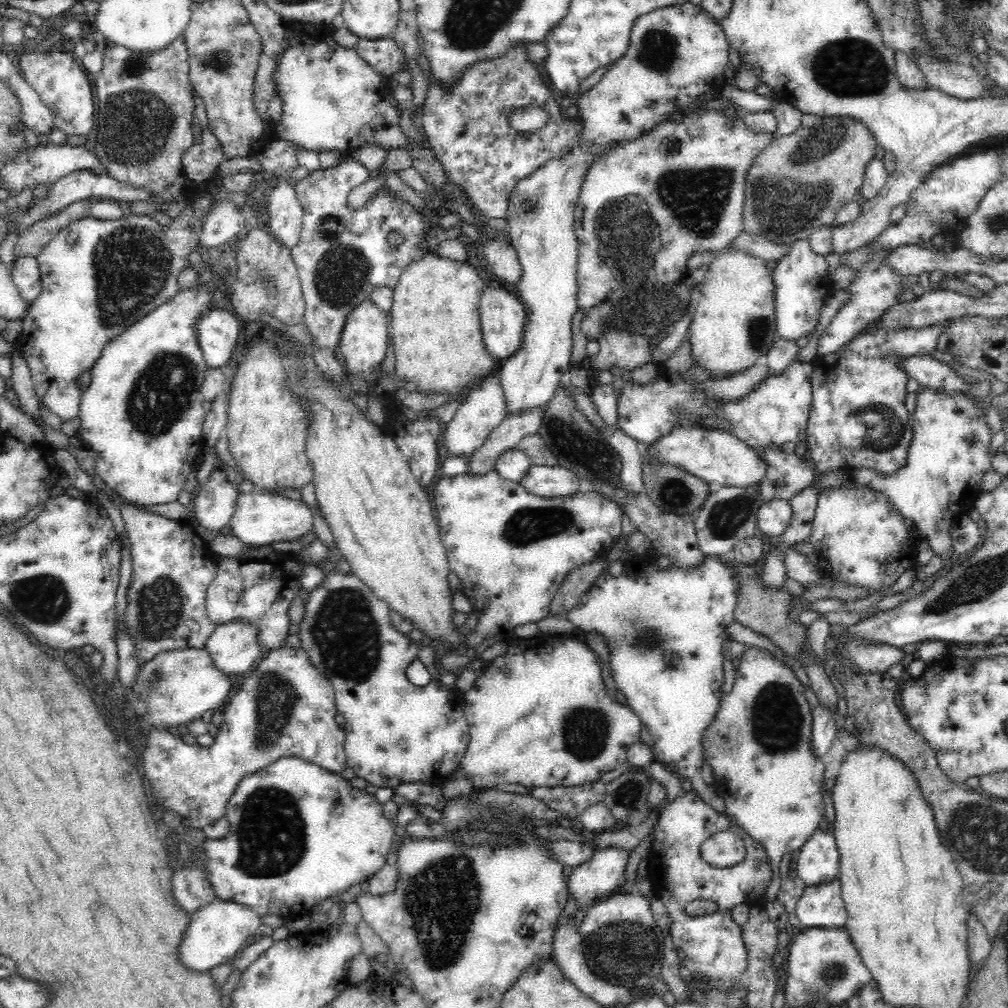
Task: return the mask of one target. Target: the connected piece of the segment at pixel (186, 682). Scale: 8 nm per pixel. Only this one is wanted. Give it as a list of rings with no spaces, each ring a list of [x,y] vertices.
[[[188,648],[184,651],[167,651],[157,655],[153,660],[142,664],[138,669],[137,676],[132,690],[126,690],[126,696],[130,700],[130,706],[126,712],[130,716],[138,716],[142,728],[148,732],[152,726],[154,730],[168,728],[168,726],[180,726],[186,724],[194,718],[200,719],[209,710],[221,710],[224,707],[226,698],[230,696],[232,690],[232,678],[228,674],[223,674],[209,657],[209,653],[204,650]]]

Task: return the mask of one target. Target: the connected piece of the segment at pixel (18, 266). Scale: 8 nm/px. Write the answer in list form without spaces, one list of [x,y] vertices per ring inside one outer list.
[[[21,255],[9,268],[12,282],[17,286],[24,303],[30,305],[41,292],[41,276],[37,259],[31,255]]]

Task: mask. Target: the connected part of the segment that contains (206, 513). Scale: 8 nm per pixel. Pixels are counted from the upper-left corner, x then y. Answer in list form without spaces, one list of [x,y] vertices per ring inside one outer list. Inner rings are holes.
[[[221,469],[212,471],[193,500],[194,517],[208,530],[219,531],[228,525],[236,508],[240,493],[226,476],[227,472]]]

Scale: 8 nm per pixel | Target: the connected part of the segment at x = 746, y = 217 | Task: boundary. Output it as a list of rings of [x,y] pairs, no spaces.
[[[830,116],[822,119],[821,123],[818,123],[814,127],[800,127],[797,132],[789,134],[788,136],[776,136],[774,140],[765,145],[765,148],[754,157],[748,172],[745,177],[745,204],[743,212],[743,228],[747,234],[762,236],[770,240],[770,242],[776,245],[792,245],[796,240],[808,239],[816,230],[823,227],[833,227],[833,223],[836,220],[836,215],[841,209],[845,208],[847,203],[857,198],[857,194],[863,185],[865,169],[868,162],[872,160],[874,155],[874,149],[877,146],[875,136],[871,133],[870,129],[866,127],[866,124],[862,120],[856,120],[855,117],[850,116]]]

